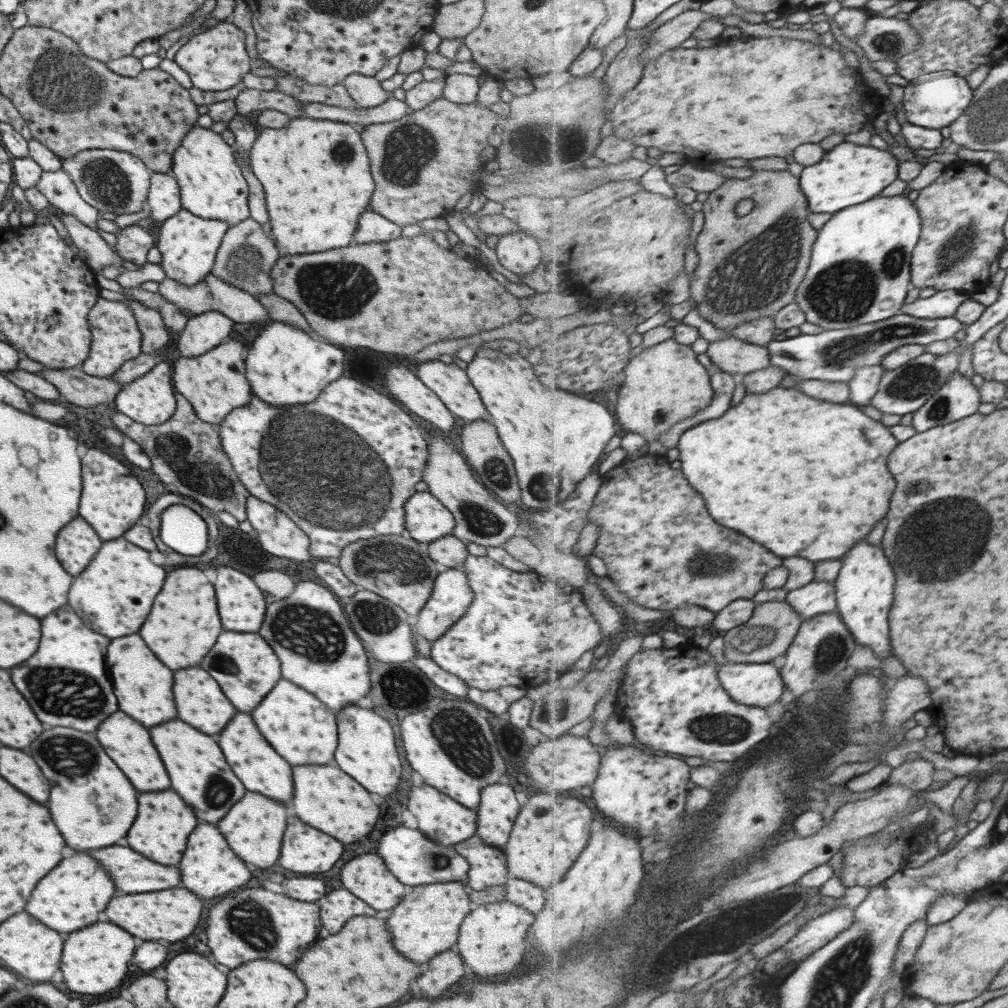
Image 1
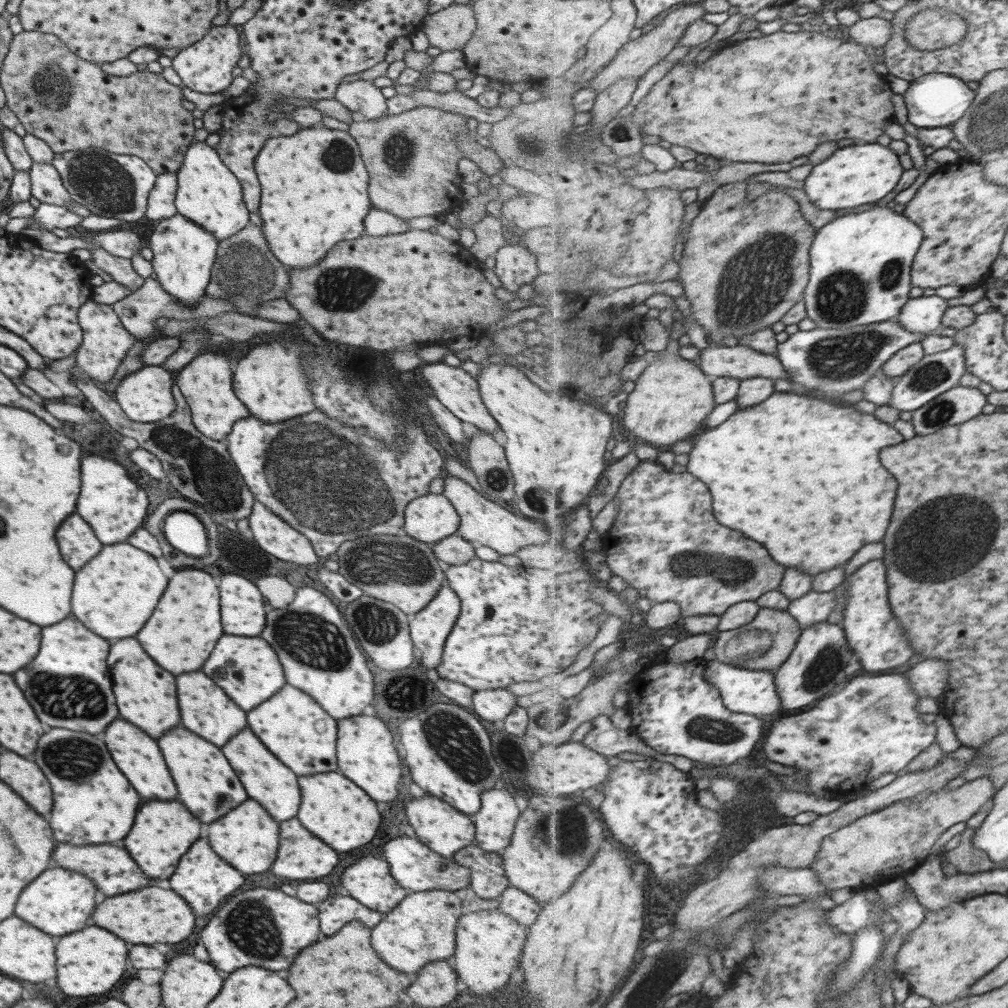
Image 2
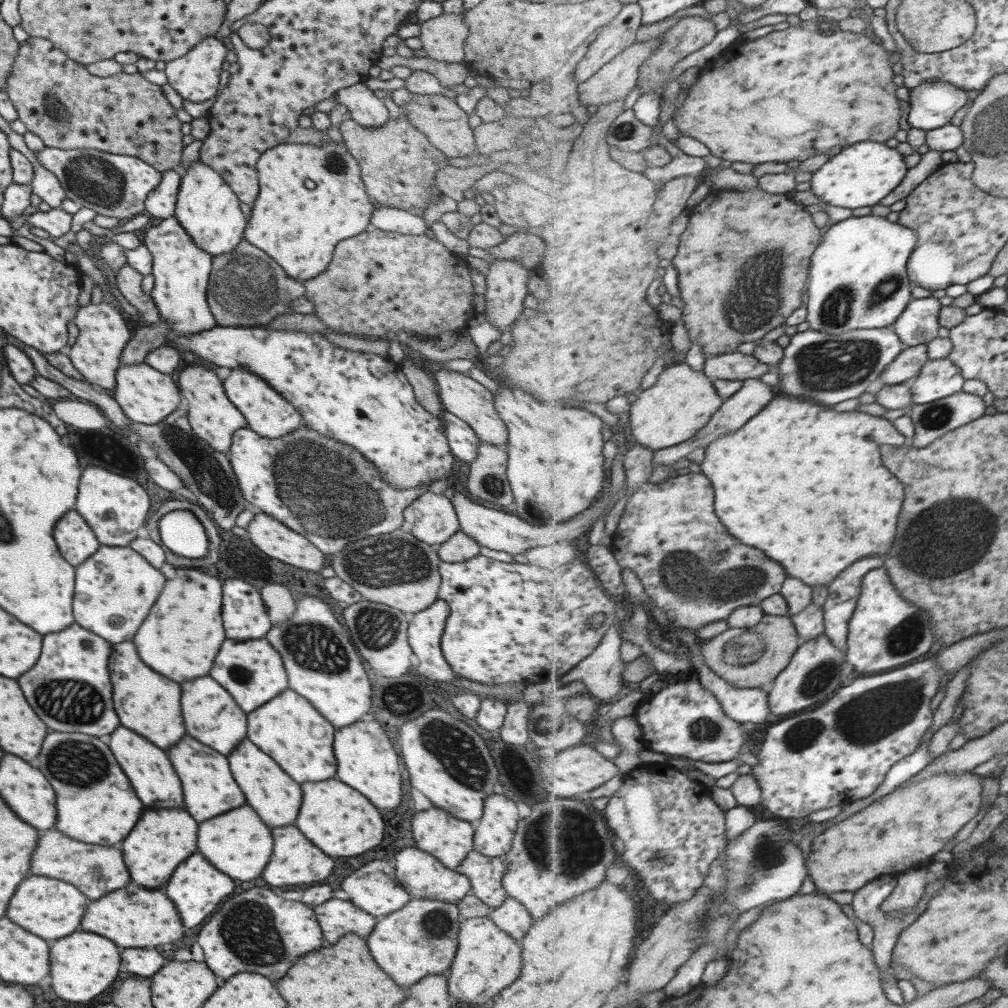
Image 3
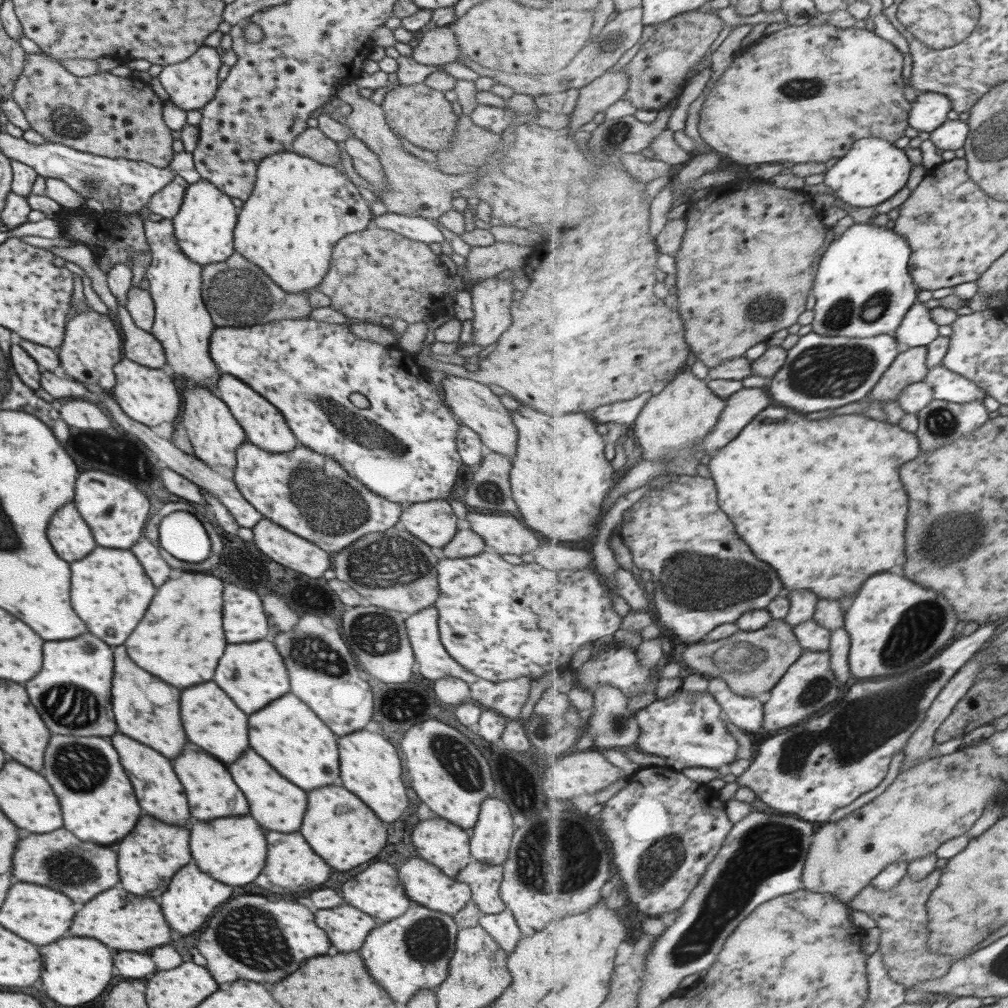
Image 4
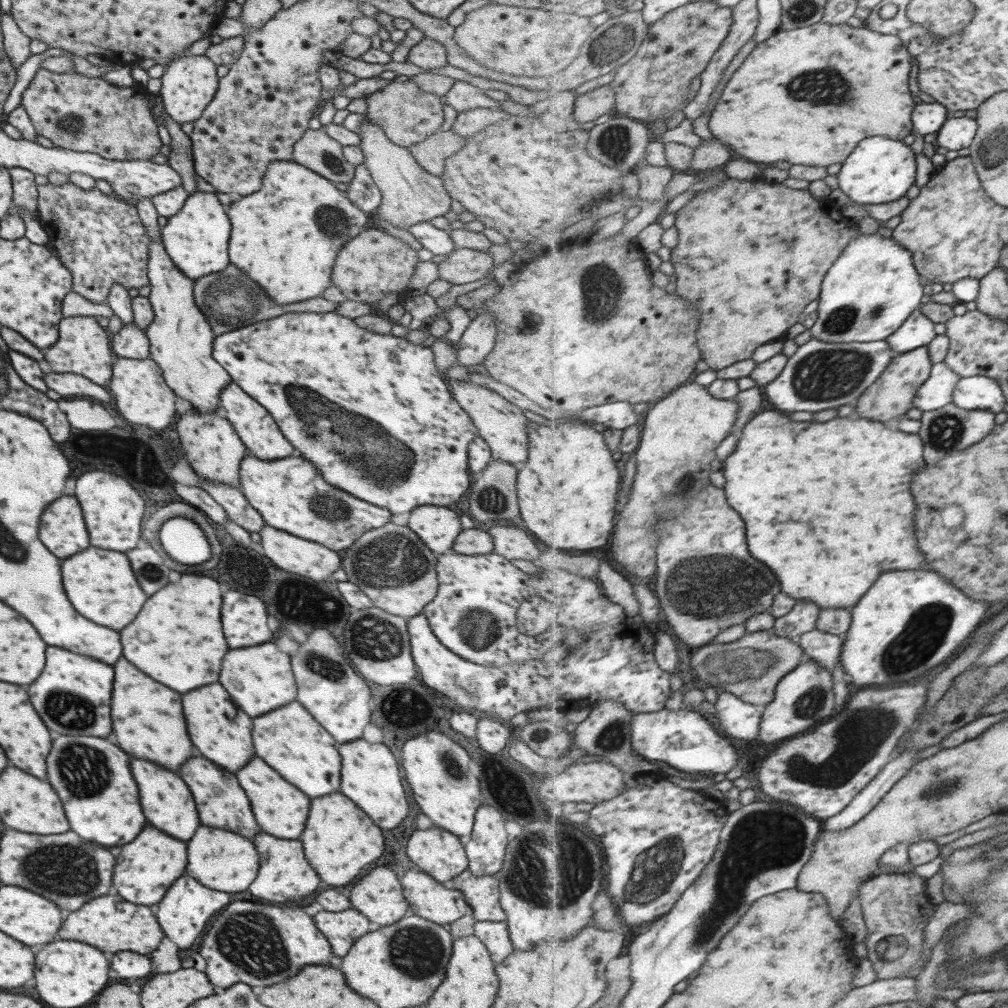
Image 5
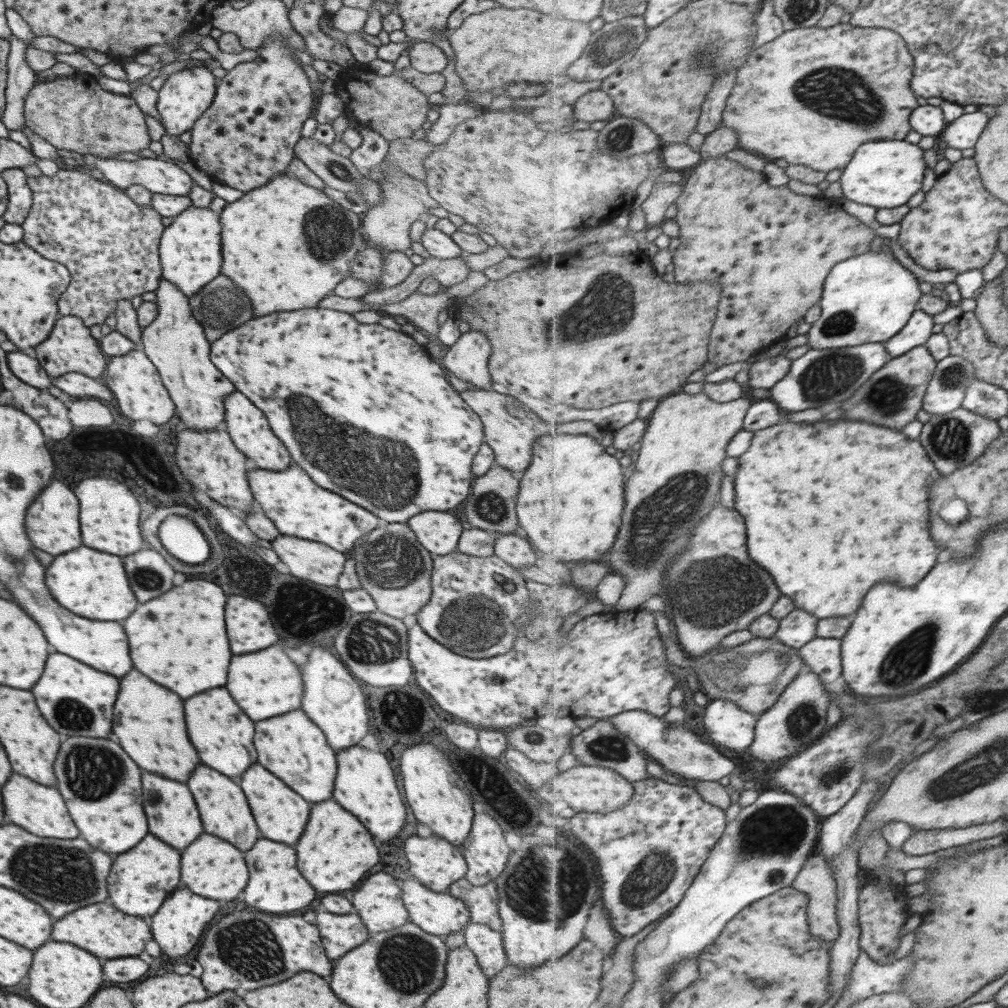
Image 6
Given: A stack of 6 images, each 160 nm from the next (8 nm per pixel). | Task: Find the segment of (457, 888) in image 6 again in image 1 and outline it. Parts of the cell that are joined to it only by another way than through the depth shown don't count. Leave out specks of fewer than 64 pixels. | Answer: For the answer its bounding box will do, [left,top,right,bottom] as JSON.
[452,835,509,890]

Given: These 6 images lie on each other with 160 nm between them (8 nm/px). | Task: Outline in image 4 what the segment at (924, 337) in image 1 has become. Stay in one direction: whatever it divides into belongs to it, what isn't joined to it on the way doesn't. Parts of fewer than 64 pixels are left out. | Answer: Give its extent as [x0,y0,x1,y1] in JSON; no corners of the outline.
[767,330,906,412]

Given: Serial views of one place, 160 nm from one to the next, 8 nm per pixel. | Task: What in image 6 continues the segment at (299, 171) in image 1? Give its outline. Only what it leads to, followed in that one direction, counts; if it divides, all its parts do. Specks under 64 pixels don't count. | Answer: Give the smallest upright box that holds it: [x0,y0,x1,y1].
[219,172,365,317]

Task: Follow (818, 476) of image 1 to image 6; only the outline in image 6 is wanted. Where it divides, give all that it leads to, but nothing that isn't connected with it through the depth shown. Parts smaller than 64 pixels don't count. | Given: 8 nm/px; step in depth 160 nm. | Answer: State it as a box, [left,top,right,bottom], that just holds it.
[737,420,943,619]

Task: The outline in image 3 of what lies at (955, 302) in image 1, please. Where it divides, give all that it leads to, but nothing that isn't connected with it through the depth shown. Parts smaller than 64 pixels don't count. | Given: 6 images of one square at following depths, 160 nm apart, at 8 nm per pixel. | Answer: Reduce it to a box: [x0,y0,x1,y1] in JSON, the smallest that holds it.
[892,298,941,347]

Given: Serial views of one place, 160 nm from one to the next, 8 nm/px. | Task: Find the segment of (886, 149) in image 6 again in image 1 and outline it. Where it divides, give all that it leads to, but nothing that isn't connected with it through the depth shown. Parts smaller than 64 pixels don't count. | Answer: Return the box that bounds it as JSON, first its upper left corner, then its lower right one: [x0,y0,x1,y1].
[801,142,900,212]

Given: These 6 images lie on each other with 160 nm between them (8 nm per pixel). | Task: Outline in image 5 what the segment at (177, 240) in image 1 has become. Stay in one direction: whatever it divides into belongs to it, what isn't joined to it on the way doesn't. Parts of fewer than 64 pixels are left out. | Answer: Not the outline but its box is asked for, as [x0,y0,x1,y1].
[133,198,231,413]

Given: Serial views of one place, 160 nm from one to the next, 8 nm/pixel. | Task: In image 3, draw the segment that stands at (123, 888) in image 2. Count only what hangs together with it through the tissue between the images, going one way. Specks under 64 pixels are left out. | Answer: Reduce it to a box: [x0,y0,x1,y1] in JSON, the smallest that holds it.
[29,830,129,900]

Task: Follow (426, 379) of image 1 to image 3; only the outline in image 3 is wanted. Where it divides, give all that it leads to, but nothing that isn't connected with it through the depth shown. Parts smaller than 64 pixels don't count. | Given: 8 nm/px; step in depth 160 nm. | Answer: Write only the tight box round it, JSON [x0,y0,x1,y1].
[432,369,507,446]

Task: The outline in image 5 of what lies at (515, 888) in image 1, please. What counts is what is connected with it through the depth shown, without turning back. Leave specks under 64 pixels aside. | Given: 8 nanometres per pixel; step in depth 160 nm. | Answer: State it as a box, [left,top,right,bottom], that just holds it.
[472,921,513,964]

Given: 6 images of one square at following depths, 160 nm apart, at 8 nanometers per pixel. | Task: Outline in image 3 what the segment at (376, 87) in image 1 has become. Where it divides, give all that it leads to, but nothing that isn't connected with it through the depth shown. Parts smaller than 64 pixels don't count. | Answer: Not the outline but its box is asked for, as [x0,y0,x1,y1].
[333,82,388,128]

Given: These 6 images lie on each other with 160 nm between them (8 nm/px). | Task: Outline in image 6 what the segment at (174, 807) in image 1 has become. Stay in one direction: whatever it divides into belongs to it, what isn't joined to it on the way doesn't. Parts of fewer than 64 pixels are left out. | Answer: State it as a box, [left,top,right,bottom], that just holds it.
[105,834,180,918]

